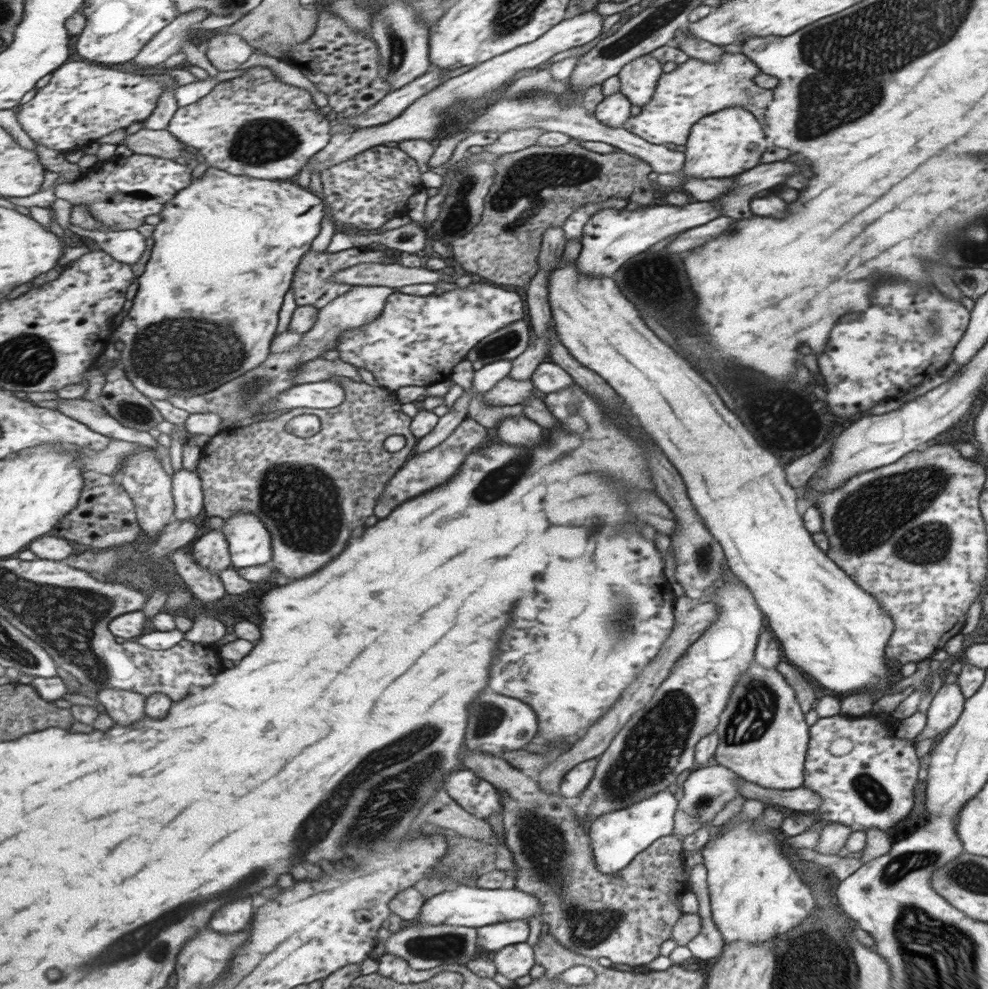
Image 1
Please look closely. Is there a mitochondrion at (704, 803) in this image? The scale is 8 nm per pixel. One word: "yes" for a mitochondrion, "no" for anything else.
yes

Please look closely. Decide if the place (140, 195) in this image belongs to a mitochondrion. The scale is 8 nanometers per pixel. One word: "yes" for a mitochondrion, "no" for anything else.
no

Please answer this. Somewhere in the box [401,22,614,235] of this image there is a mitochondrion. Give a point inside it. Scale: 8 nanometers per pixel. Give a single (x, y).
(536, 93)

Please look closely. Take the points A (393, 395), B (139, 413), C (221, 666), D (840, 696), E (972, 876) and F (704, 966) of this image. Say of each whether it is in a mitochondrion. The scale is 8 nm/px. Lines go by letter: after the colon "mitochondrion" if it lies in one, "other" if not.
A: other
B: mitochondrion
C: other
D: other
E: mitochondrion
F: other

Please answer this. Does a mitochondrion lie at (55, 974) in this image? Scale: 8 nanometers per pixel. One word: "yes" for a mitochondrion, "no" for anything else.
yes

